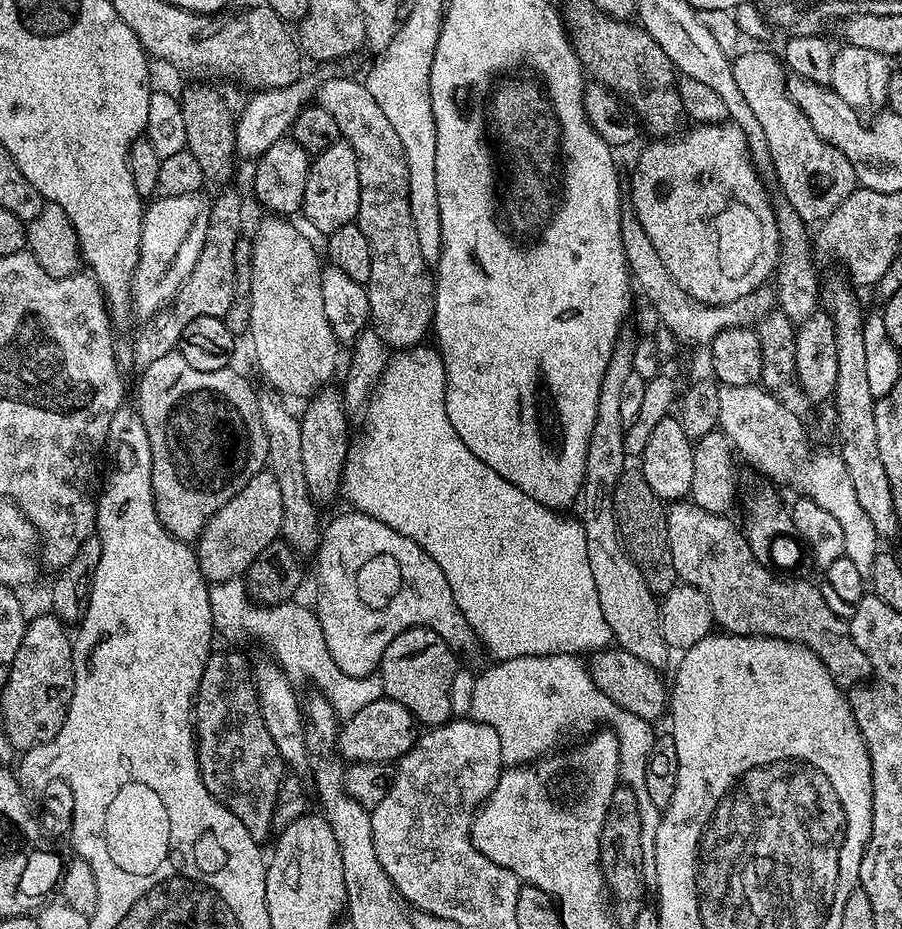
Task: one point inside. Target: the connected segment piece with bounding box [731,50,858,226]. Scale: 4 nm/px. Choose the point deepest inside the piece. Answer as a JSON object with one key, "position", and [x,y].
{"position":[816,177]}

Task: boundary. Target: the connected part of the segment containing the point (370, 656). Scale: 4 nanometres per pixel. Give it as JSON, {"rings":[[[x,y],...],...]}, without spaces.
{"rings":[[[348,510],[345,516],[327,521],[319,556],[320,625],[334,662],[346,674],[373,675],[386,646],[408,628],[433,628],[461,657],[482,652],[438,562],[398,530],[390,530],[364,512]]]}

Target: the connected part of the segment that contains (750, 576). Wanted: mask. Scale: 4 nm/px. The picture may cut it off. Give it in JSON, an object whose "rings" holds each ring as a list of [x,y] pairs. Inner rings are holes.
{"rings":[[[688,498],[671,501],[671,503],[667,505],[666,511],[668,513],[670,554],[674,554],[674,570],[676,571],[677,577],[685,584],[692,584],[706,596],[709,600],[710,610],[712,611],[715,623],[719,625],[719,627],[724,627],[721,629],[723,629],[725,633],[733,636],[773,636],[779,640],[792,640],[796,644],[805,644],[810,651],[818,654],[818,658],[824,663],[826,670],[830,670],[830,674],[836,679],[837,686],[845,690],[851,690],[861,682],[867,681],[864,679],[869,679],[872,664],[866,658],[866,654],[862,654],[862,650],[858,650],[858,646],[854,642],[854,638],[848,629],[848,620],[843,616],[834,614],[834,610],[830,610],[830,606],[826,606],[826,598],[822,598],[820,589],[815,583],[807,584],[804,580],[788,580],[792,578],[785,578],[783,575],[777,574],[773,569],[769,568],[767,564],[758,562],[758,558],[754,558],[752,548],[748,544],[747,535],[745,535],[741,529],[739,532],[739,530],[728,521],[729,517],[727,515],[719,516],[718,514],[710,514],[706,510],[699,508],[697,504],[693,504],[691,499]]]}

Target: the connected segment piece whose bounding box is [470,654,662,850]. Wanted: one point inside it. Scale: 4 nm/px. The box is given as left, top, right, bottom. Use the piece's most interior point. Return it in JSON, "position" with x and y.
{"position":[529,702]}

